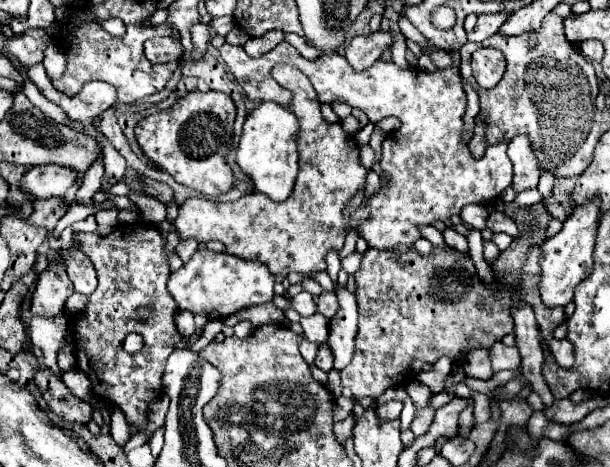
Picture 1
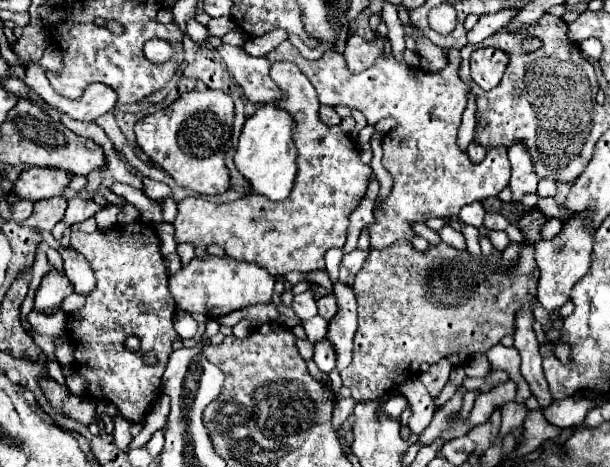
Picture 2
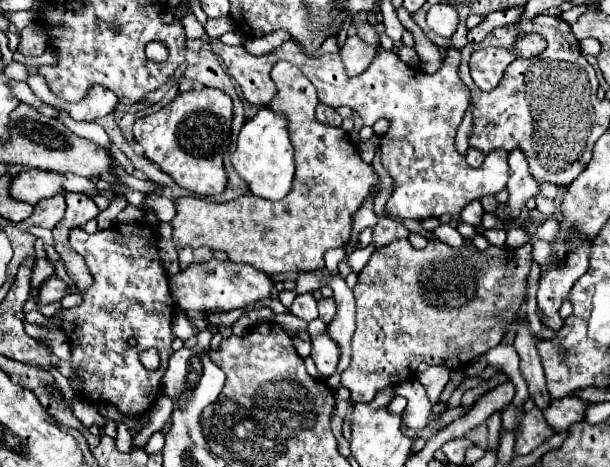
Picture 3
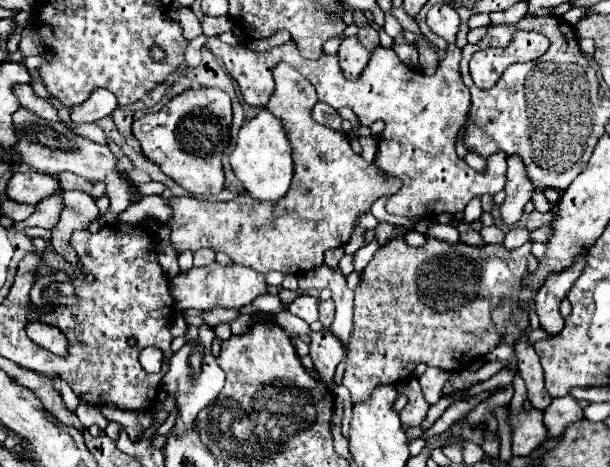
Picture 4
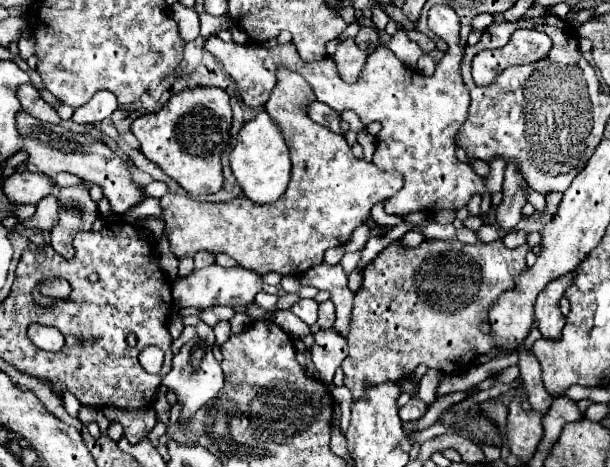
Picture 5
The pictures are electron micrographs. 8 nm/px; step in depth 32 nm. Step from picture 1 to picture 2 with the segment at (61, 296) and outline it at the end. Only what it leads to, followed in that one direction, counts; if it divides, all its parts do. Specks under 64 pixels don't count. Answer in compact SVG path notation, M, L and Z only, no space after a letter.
M52 270L48 276L44 276L40 288L36 290L36 302L34 308L38 312L42 312L44 308L52 308L52 306L60 306L60 302L72 294L72 284L66 280L66 276L62 276L58 270Z

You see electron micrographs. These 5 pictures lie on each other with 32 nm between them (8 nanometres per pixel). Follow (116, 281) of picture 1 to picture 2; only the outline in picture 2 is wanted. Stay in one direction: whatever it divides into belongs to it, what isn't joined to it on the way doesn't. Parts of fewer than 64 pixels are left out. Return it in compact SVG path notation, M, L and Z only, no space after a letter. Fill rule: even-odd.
M138 222L132 224L118 224L108 232L94 232L86 234L80 230L72 230L72 248L80 252L96 276L96 288L86 296L86 304L78 310L66 312L66 332L70 336L72 348L74 348L74 364L70 368L62 368L64 376L70 376L74 370L76 374L84 376L88 386L88 396L92 400L108 400L112 402L120 414L134 422L142 424L146 410L150 404L160 396L160 380L168 362L168 356L172 354L172 342L178 340L178 334L172 328L172 316L176 310L176 304L172 300L172 294L168 292L168 268L166 260L160 254L160 238L154 230L144 228ZM128 336L140 338L140 348L136 352L130 352L124 344ZM146 350L154 350L158 356L156 366L146 366L142 360L142 354Z

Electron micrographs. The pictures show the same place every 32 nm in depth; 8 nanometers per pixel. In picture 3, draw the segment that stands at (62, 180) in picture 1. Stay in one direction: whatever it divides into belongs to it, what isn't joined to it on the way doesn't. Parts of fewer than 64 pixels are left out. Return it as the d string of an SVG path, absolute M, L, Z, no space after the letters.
M24 170L16 174L10 182L10 196L20 202L38 204L44 198L62 194L64 176L56 172L40 172L40 170Z

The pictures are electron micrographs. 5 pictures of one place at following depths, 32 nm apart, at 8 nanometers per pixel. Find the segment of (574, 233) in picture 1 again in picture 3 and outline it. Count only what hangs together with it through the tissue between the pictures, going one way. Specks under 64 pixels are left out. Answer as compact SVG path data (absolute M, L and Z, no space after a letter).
M574 238L572 240L572 246L576 250L572 250L568 254L568 258L564 260L562 266L552 266L550 264L550 244L548 242L540 242L540 240L534 240L532 242L532 256L534 260L540 264L542 268L542 278L540 278L540 284L538 284L538 310L542 314L542 324L550 330L560 330L564 320L558 316L558 308L562 306L562 302L568 298L574 282L586 272L588 268L588 254L590 254L590 242L588 240L582 240L582 238Z

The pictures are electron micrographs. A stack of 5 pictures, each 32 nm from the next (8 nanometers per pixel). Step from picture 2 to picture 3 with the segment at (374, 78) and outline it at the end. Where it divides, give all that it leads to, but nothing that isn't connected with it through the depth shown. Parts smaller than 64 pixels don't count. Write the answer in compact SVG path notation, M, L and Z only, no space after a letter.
M218 38L210 40L208 46L224 60L230 76L240 84L242 94L250 104L266 106L270 98L274 98L277 88L270 78L270 70L278 60L288 60L316 86L320 102L332 108L352 108L362 116L367 126L373 126L376 120L382 118L390 122L390 128L380 138L380 162L394 178L396 190L386 202L385 212L388 216L379 217L378 224L374 226L376 248L382 248L398 238L408 238L410 232L402 226L402 219L426 220L438 218L442 214L460 214L462 208L474 198L488 194L494 196L506 188L508 154L504 150L488 154L484 166L478 170L456 152L456 130L466 108L470 106L470 92L458 76L460 50L456 48L448 48L442 68L431 75L414 68L410 70L392 50L378 48L372 64L362 74L348 78L338 54L306 58L292 40L262 56L246 52L244 46L228 46Z

